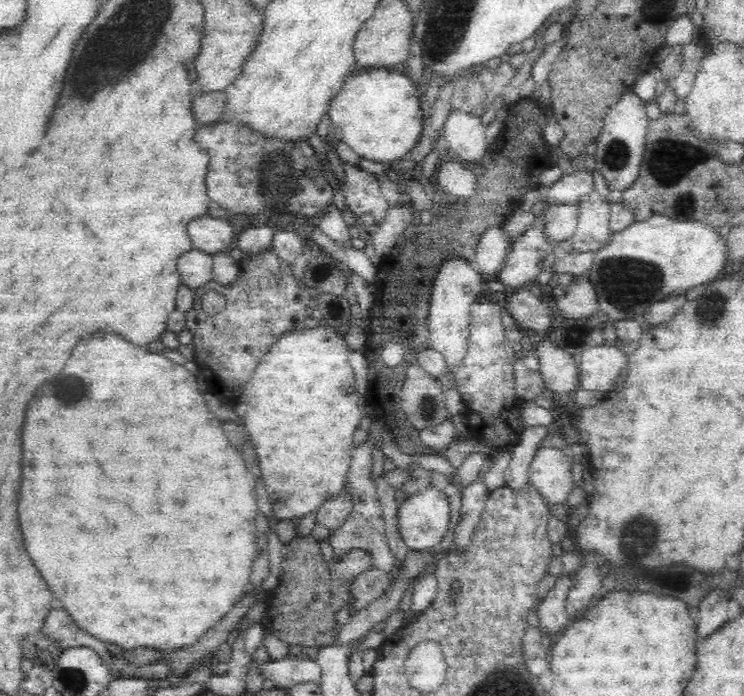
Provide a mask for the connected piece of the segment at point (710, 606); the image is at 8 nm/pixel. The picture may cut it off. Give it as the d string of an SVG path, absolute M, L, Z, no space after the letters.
M710 591L706 595L706 600L700 602L700 606L698 606L700 612L698 612L696 630L694 630L698 640L712 636L728 621L724 594L726 594L724 591Z

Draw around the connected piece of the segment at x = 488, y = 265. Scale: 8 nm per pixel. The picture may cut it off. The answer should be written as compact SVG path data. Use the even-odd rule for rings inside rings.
M486 225L475 242L474 266L482 275L490 277L501 268L508 247L509 241L499 226Z

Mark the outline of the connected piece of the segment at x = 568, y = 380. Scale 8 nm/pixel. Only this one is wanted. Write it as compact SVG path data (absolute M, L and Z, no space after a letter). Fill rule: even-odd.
M544 335L540 342L536 342L536 352L533 353L538 360L538 372L542 380L557 396L568 391L576 390L577 363L572 355Z

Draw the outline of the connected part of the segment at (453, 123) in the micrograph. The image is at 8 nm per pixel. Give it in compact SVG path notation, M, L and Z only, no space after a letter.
M452 108L442 121L441 136L450 151L458 154L466 163L479 163L489 145L486 139L487 126L482 124L480 116L474 116L464 110Z

